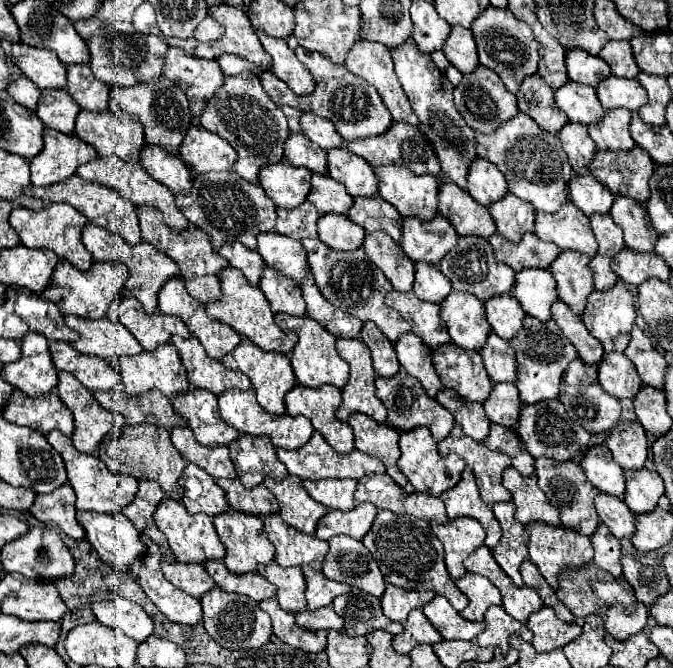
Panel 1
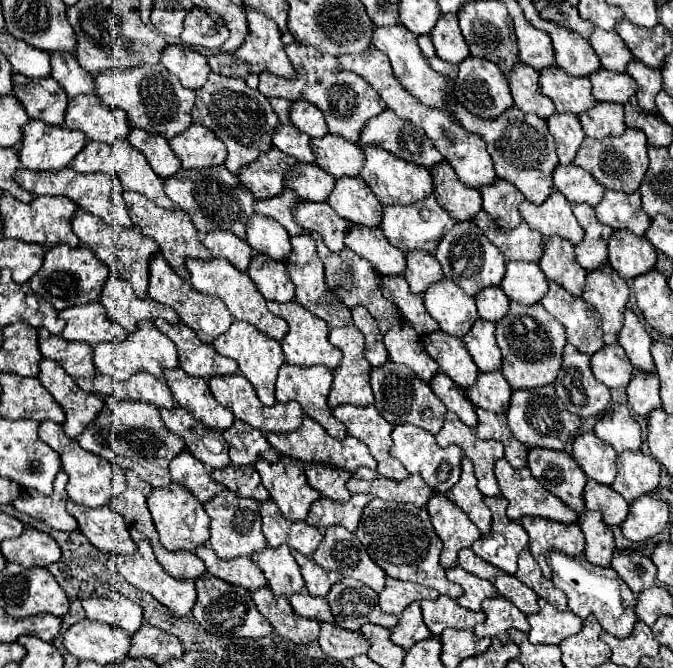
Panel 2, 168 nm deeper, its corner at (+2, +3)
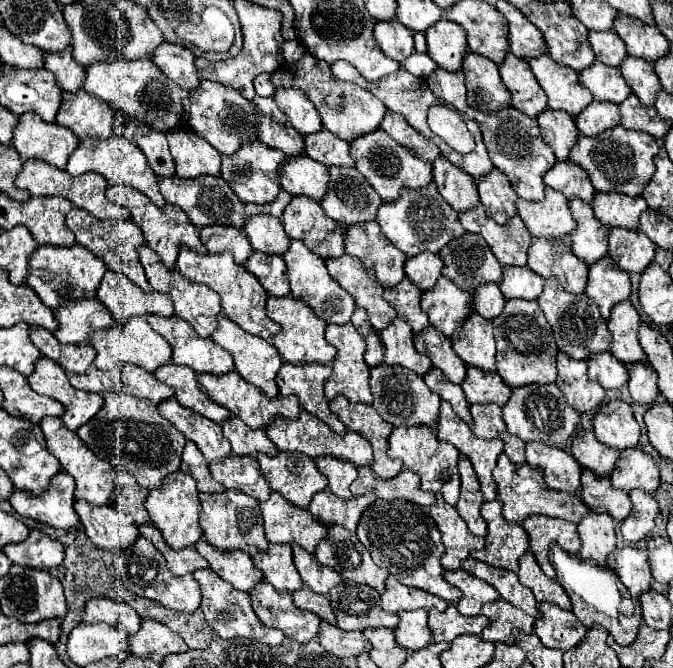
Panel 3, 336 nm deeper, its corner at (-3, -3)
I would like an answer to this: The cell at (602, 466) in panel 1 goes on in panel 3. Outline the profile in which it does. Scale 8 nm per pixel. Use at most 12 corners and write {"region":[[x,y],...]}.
{"region":[[592,430],[576,432],[572,454],[596,476],[608,476],[620,450],[598,442]]}

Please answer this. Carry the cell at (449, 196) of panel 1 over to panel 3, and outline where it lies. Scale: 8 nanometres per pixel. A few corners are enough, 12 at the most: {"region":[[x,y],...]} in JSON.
{"region":[[446,156],[434,160],[434,182],[458,212],[480,202],[476,180]]}

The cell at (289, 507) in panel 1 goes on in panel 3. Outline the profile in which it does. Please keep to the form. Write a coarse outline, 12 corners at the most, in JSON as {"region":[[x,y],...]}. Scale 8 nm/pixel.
{"region":[[258,454],[270,482],[298,508],[328,486],[310,456]]}

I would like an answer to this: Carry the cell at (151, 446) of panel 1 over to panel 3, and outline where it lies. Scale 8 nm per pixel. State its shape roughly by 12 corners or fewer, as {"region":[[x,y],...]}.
{"region":[[102,392],[76,434],[148,490],[180,468],[186,436],[152,400]]}

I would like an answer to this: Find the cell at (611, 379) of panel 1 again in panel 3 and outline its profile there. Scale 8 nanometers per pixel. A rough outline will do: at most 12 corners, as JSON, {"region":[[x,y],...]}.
{"region":[[610,352],[588,360],[588,376],[602,388],[622,388],[628,366]]}

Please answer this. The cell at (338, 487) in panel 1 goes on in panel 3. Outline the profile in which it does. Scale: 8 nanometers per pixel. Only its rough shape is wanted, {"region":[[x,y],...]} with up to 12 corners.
{"region":[[318,456],[328,488],[350,498],[356,466],[334,456]]}

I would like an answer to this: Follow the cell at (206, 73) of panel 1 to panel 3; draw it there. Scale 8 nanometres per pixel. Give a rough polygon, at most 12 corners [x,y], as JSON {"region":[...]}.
{"region":[[162,42],[152,62],[184,90],[200,78],[194,54]]}

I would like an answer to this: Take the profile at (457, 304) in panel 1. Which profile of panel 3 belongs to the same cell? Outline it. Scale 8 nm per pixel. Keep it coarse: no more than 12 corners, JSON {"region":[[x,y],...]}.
{"region":[[440,276],[420,306],[452,336],[472,312],[472,294]]}

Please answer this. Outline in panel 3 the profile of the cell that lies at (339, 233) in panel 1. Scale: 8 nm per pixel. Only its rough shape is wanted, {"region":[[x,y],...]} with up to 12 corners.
{"region":[[294,196],[282,214],[290,238],[320,258],[344,256],[342,228],[316,200]]}

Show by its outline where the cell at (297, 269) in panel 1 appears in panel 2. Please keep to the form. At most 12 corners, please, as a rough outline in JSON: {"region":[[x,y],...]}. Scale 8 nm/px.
{"region":[[255,214],[247,244],[257,254],[285,260],[289,232],[273,218]]}

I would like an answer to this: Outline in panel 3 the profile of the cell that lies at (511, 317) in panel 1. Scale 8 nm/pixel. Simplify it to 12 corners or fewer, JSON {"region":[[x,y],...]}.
{"region":[[482,284],[472,294],[472,306],[488,320],[502,312],[498,284]]}

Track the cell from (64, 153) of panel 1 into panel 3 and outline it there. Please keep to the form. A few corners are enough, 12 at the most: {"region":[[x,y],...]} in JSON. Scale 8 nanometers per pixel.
{"region":[[34,112],[18,118],[12,144],[22,160],[64,168],[78,136]]}

